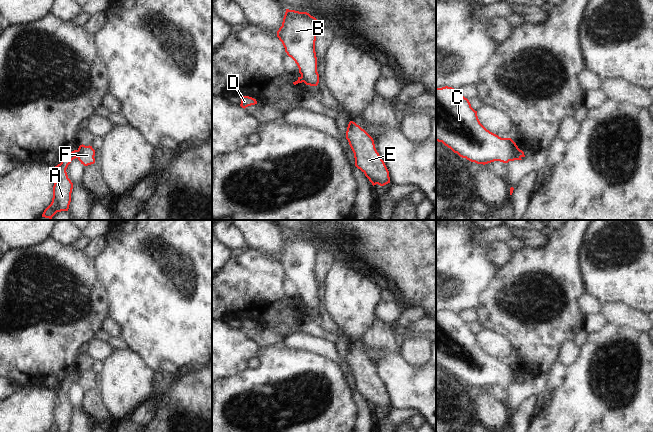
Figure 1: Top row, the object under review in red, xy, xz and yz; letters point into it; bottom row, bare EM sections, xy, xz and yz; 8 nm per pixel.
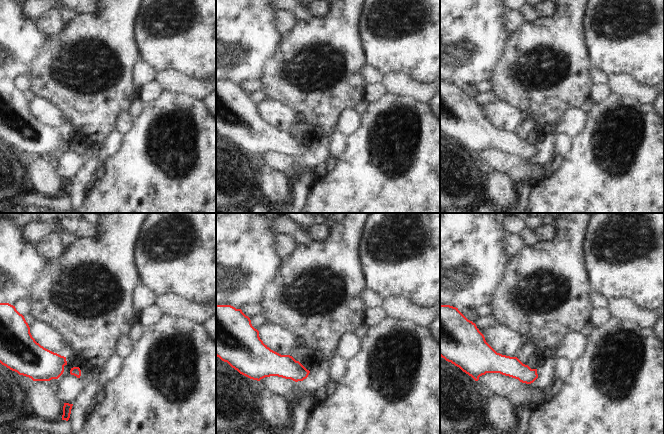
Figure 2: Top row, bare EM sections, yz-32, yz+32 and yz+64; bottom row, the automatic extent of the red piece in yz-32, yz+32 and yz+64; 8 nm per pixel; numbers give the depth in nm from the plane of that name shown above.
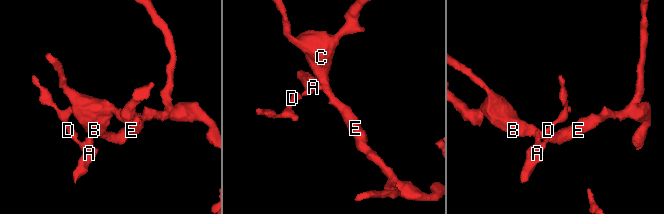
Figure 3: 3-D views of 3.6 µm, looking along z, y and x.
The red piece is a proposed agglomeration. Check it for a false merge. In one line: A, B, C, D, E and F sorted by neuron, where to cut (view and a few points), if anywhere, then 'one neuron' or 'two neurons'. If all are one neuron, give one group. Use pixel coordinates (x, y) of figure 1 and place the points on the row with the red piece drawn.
groups A D / B C E F; cut xy (78, 150), (76, 157); two neurons

